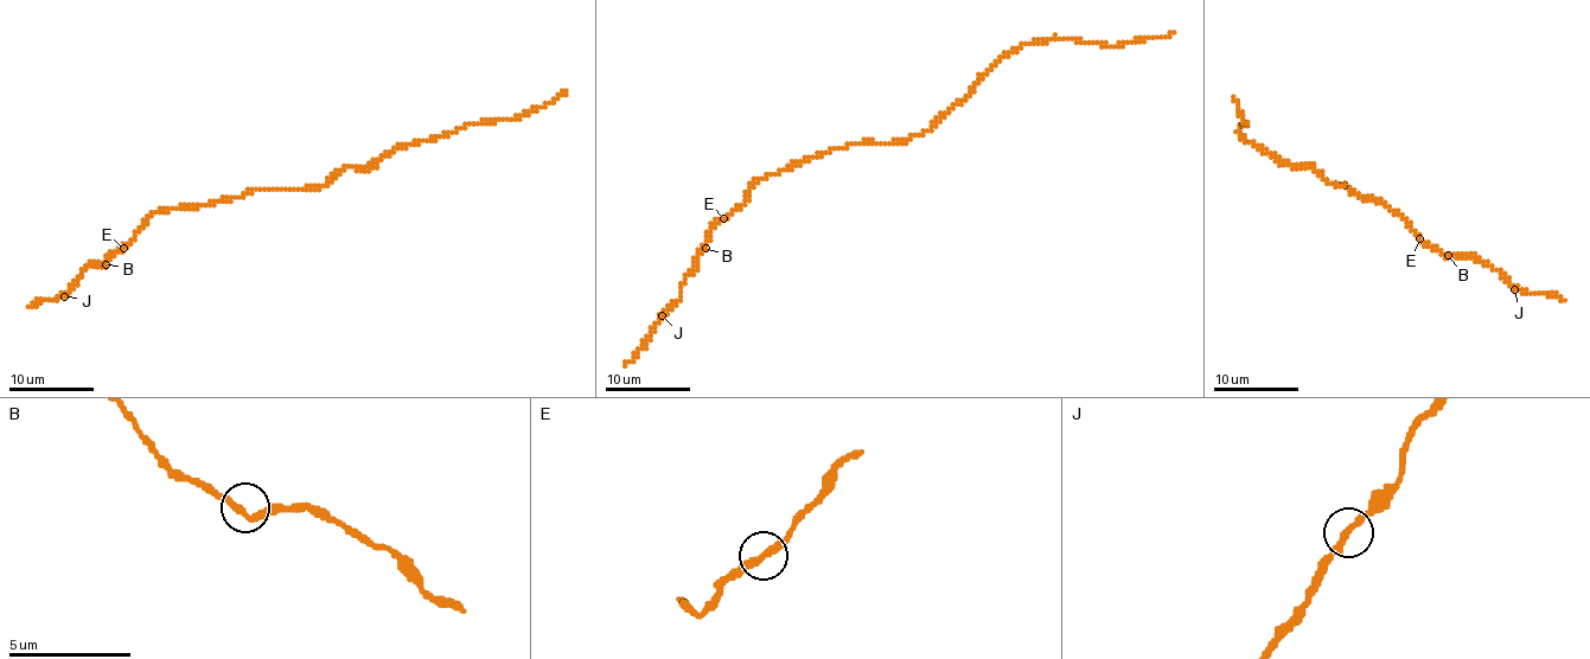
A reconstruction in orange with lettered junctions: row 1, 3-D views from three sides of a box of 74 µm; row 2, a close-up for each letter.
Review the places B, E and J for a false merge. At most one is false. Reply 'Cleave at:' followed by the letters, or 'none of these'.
Cleave at: none of these

